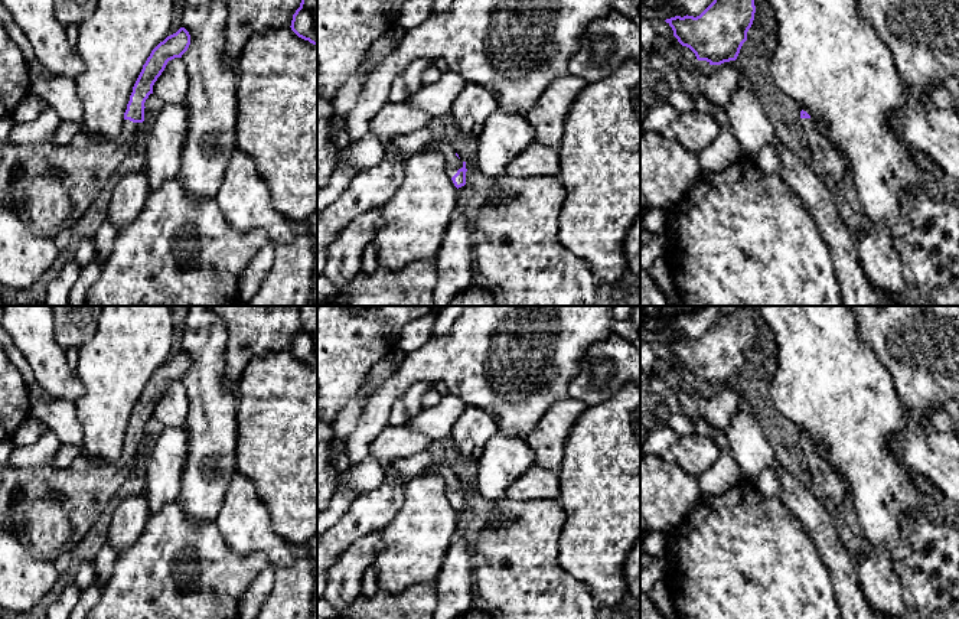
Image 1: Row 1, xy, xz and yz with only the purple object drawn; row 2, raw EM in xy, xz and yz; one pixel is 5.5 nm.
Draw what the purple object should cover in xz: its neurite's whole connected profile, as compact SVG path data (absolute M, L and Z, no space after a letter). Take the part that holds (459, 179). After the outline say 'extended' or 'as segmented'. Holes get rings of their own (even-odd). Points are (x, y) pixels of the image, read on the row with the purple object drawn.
M431 143L427 149L437 150L444 156L447 162L447 173L457 189L466 185L466 162L459 157L453 147L446 143Z; extended

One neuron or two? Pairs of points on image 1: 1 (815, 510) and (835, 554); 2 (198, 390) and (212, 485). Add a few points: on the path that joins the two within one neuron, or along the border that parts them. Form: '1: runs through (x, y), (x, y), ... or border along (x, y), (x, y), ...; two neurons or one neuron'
1: runs through (818, 521), (828, 543); one neuron
2: runs through (202, 414), (202, 462); one neuron

